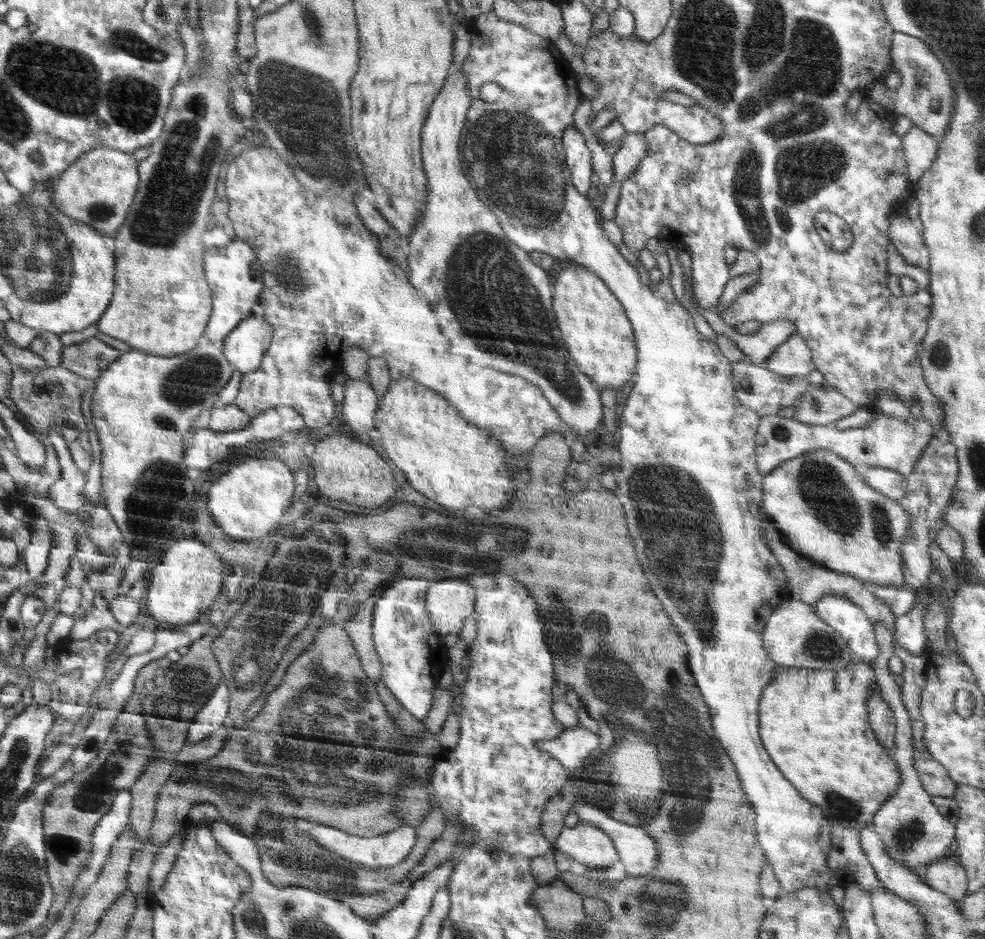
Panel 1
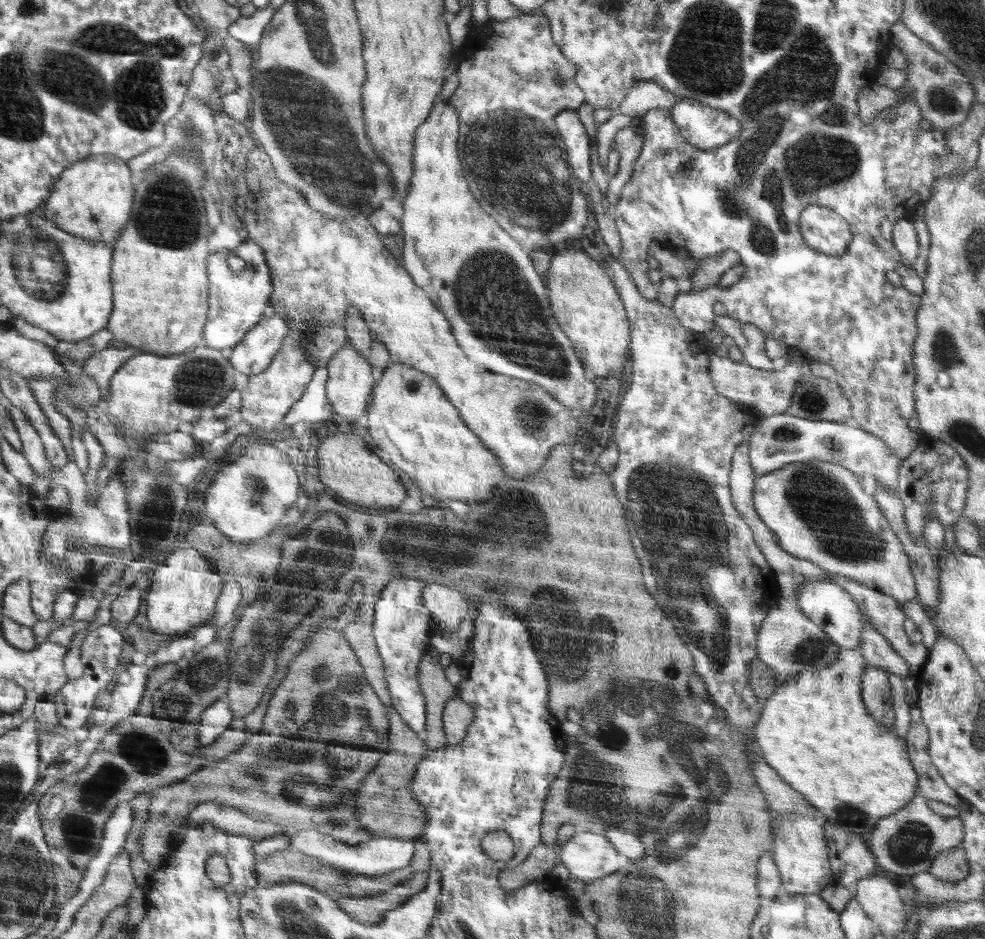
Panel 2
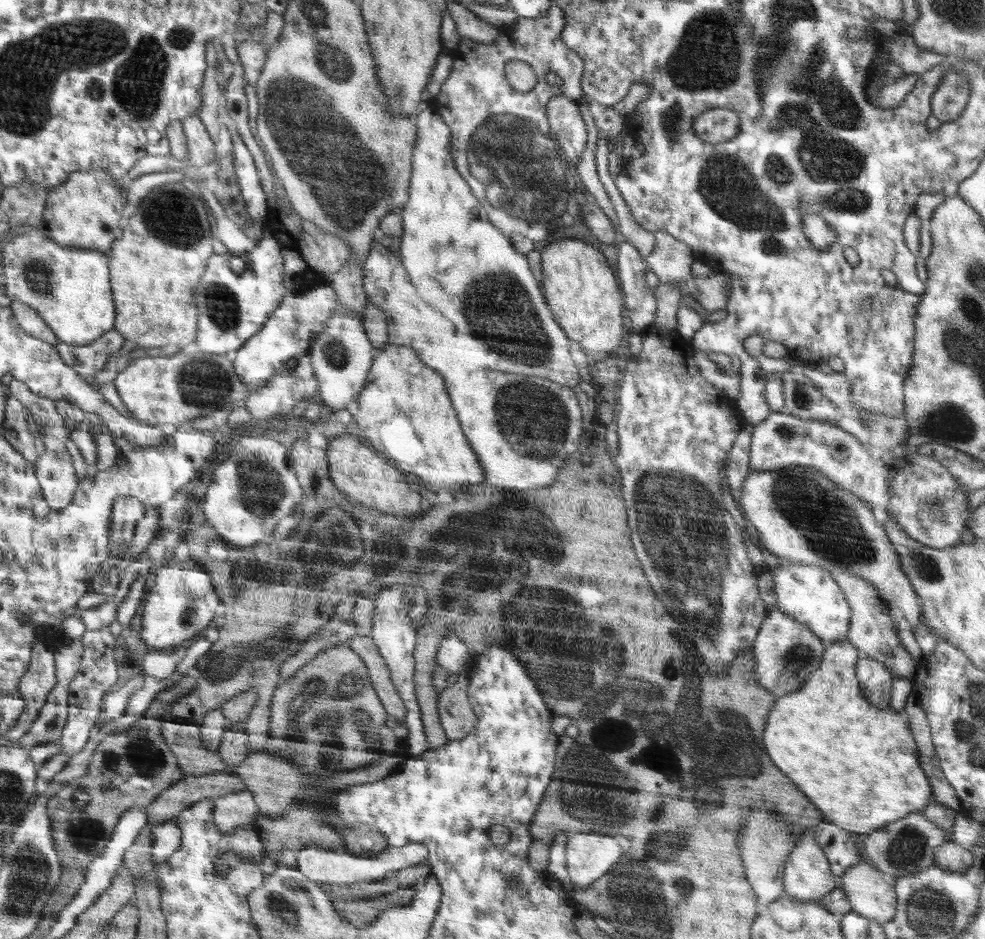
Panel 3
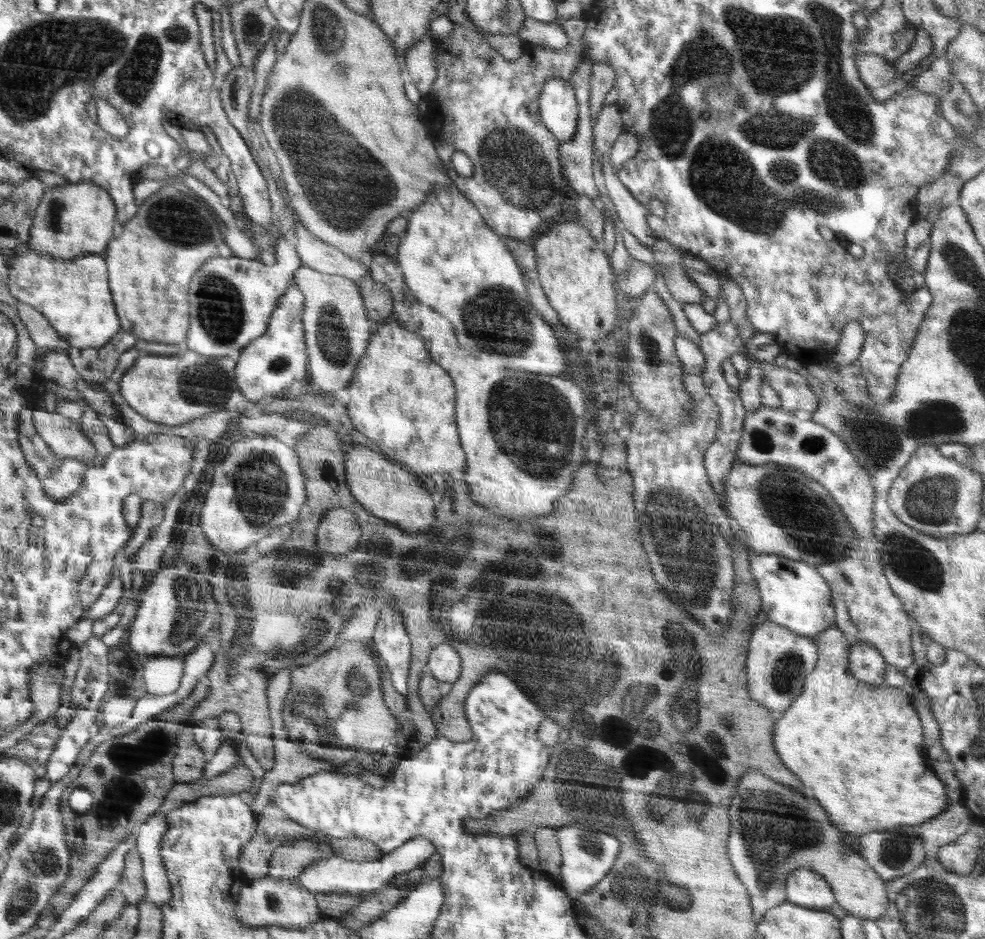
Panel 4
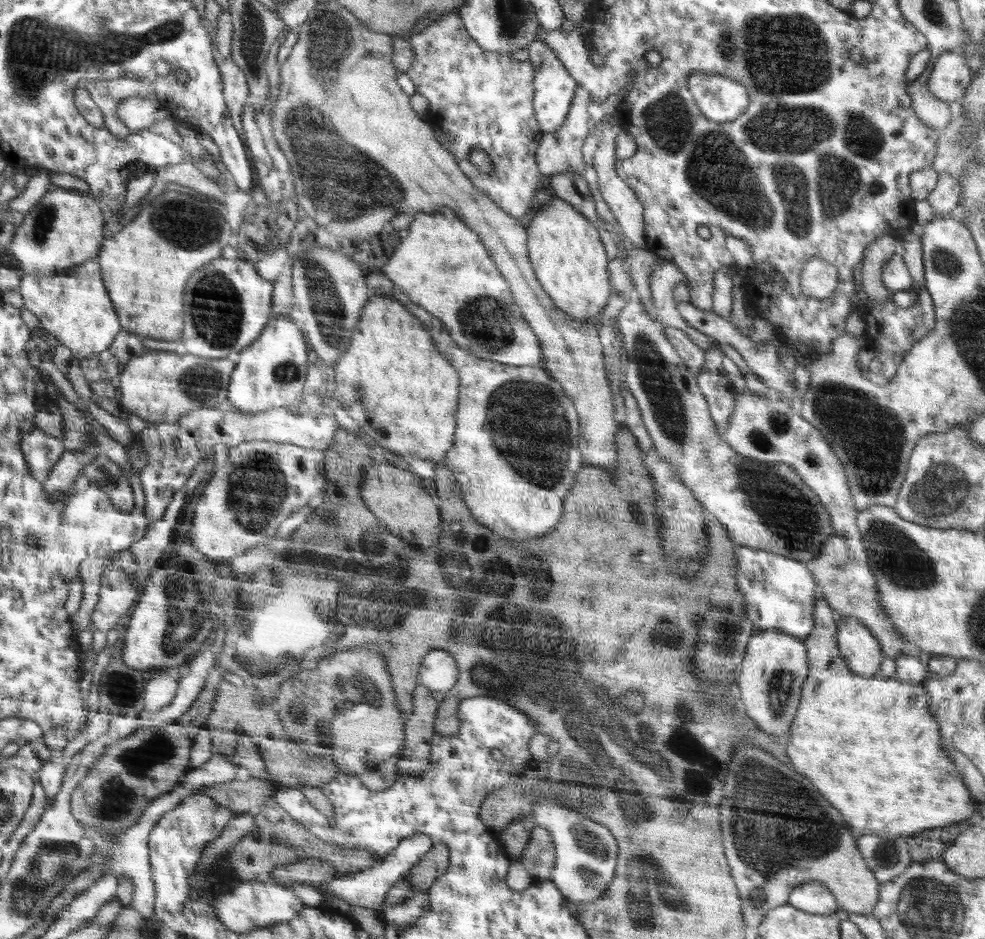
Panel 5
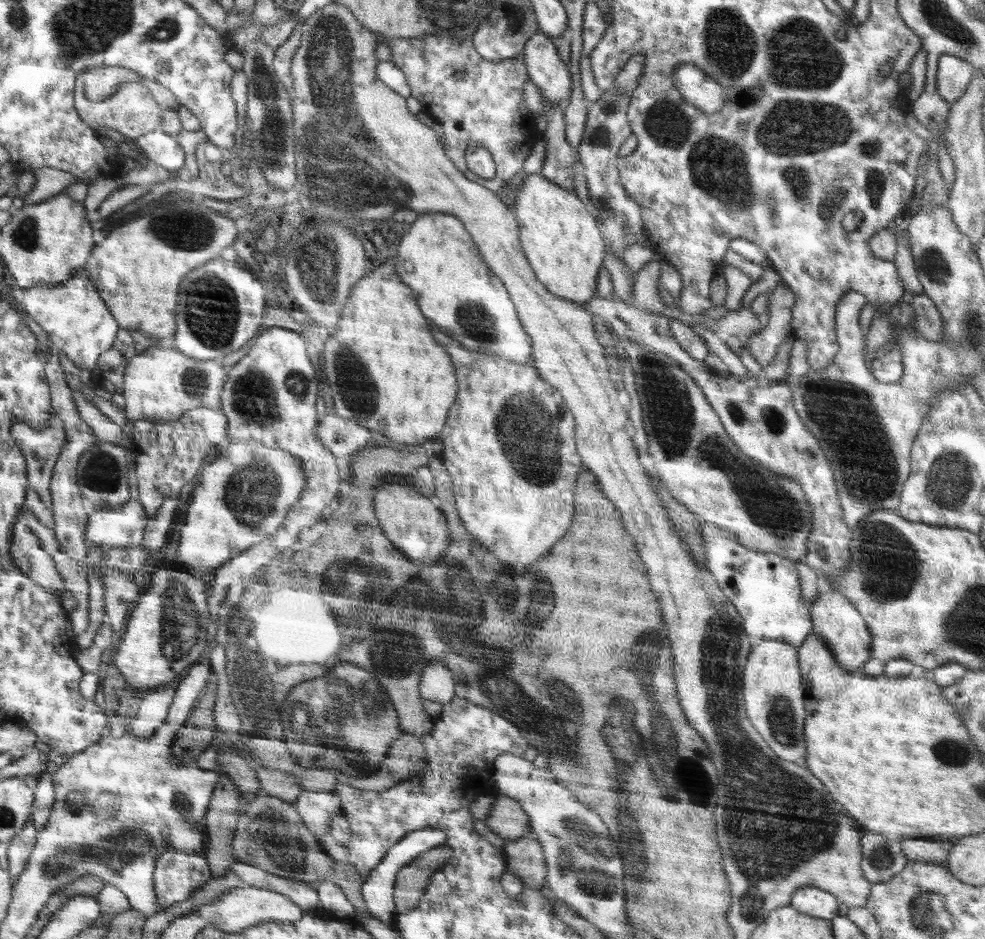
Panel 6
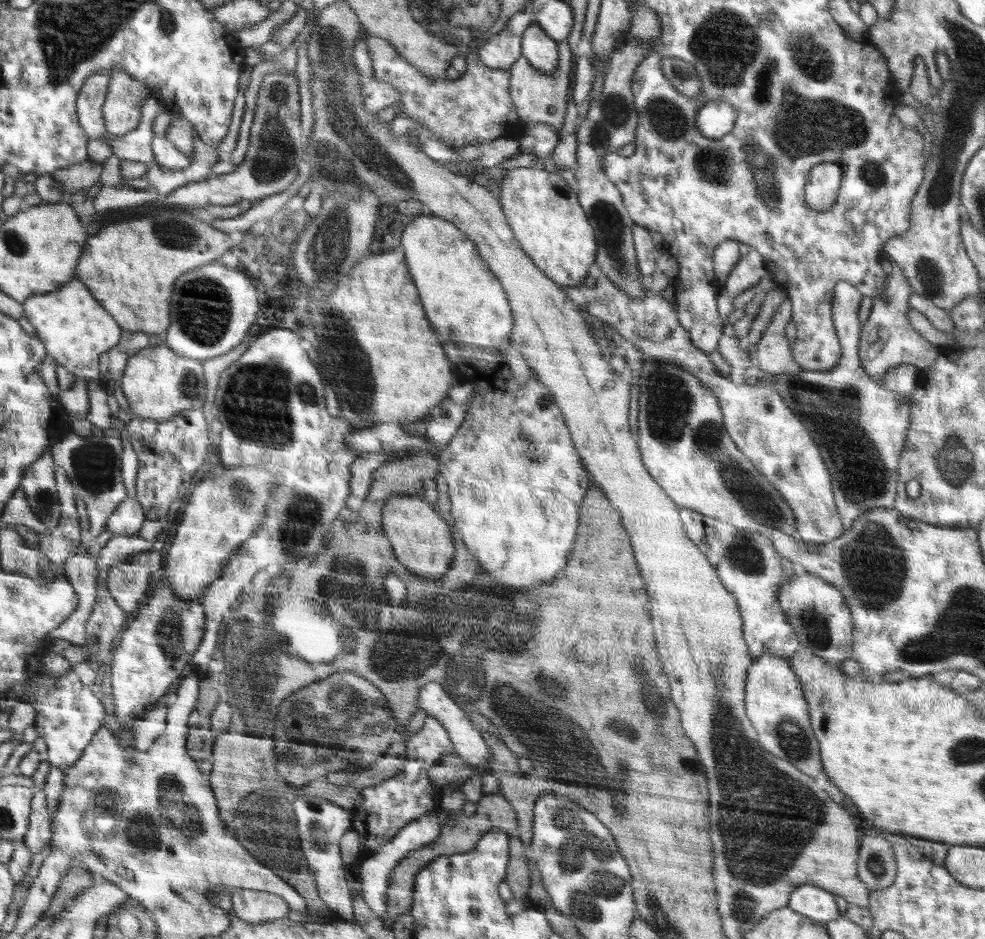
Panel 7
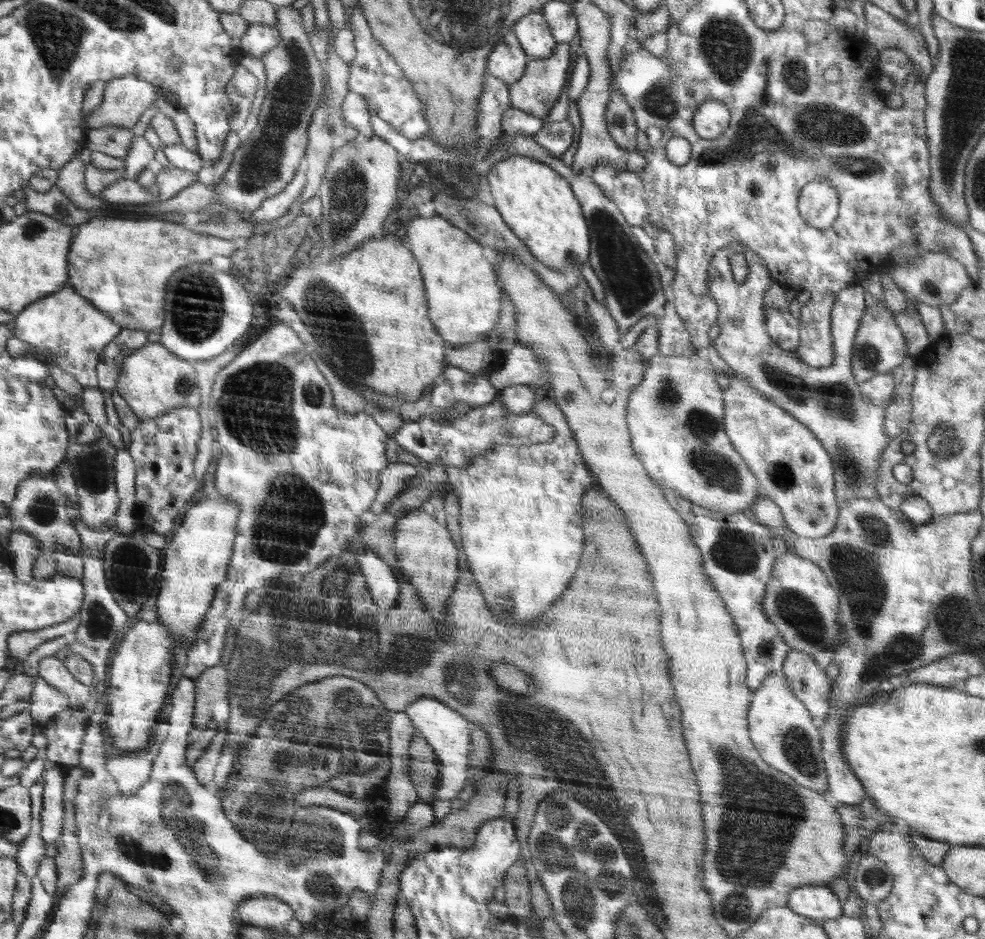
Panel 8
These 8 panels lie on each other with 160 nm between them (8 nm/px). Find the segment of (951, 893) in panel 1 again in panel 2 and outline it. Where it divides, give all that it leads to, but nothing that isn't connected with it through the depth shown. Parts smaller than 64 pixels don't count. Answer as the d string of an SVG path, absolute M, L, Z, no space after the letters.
M961 847L947 849L936 856L927 872L944 883L962 881L969 874L967 855Z

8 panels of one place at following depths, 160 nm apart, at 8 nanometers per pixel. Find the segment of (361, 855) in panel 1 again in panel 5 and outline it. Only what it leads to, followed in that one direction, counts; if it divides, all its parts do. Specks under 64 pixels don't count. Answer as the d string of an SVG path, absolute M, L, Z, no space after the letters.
M424 834L413 835L412 837L402 839L398 847L392 850L391 854L388 854L388 856L380 860L375 866L358 873L337 876L325 882L320 889L313 885L298 882L293 884L281 883L281 885L295 892L305 907L321 906L325 900L327 903L330 903L334 898L337 898L348 902L351 906L372 909L377 911L378 914L381 914L384 912L384 900L386 900L388 889L396 881L399 881L408 874L424 855L432 849L434 842L434 840Z

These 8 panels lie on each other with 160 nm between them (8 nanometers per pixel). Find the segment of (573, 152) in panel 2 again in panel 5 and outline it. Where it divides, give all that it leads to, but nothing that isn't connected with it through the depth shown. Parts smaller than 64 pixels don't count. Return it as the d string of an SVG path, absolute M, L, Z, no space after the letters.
M534 40L527 44L529 60L534 67L535 93L533 96L533 109L536 120L543 133L555 133L566 120L570 110L576 87L579 85L575 78L570 76L566 67L558 60L556 53L541 40Z

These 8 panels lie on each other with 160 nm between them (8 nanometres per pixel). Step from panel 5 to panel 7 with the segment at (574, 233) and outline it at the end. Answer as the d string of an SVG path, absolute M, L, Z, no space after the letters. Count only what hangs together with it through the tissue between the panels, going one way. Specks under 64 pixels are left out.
M535 168L508 170L500 189L500 204L516 240L534 264L561 288L582 284L595 268L595 230L578 200L575 187L557 173Z

